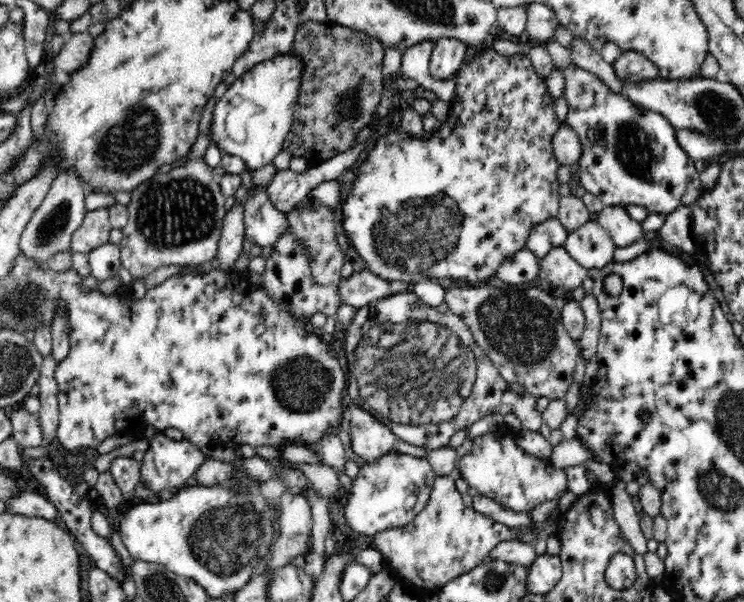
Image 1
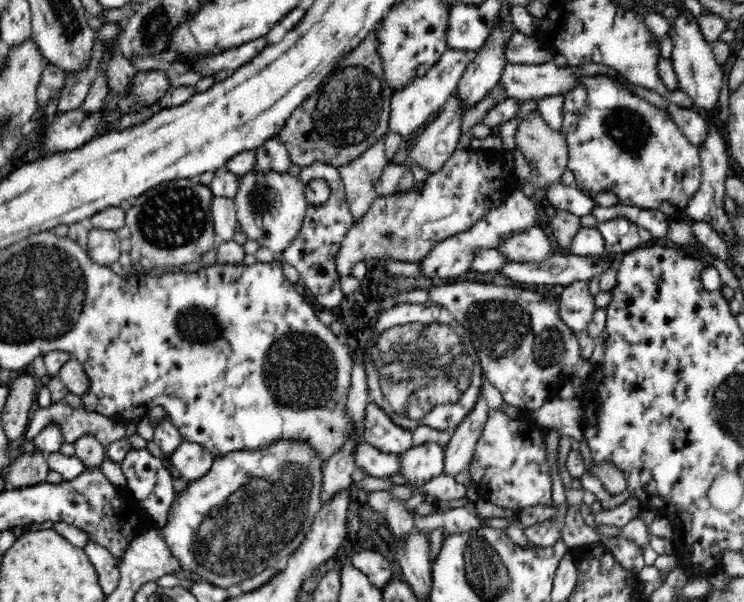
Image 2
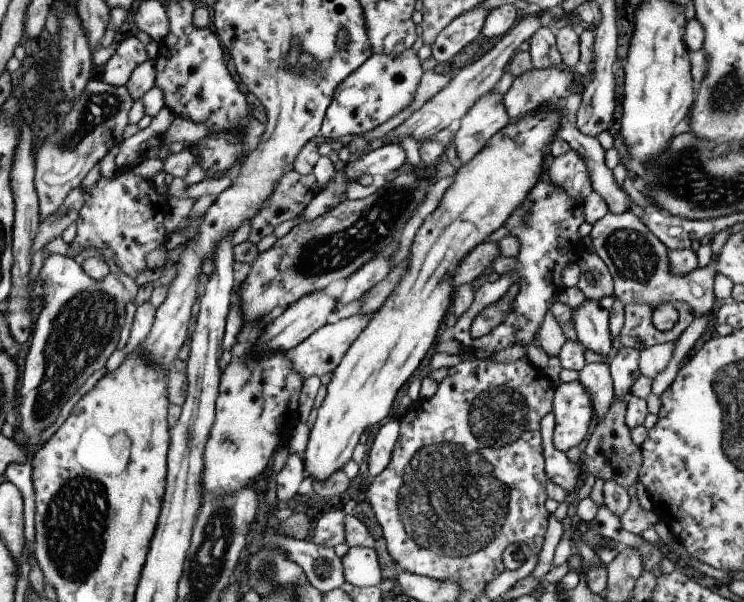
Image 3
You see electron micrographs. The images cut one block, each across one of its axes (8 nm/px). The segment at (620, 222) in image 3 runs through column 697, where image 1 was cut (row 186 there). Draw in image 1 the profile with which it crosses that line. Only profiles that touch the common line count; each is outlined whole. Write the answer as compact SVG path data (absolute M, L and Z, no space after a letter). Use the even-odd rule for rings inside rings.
M364 143L353 149L345 150L343 153L304 169L304 172L294 172L292 169L279 170L271 183L265 188L268 198L278 210L286 214L291 208L319 184L326 181L336 180L344 170L364 150Z

